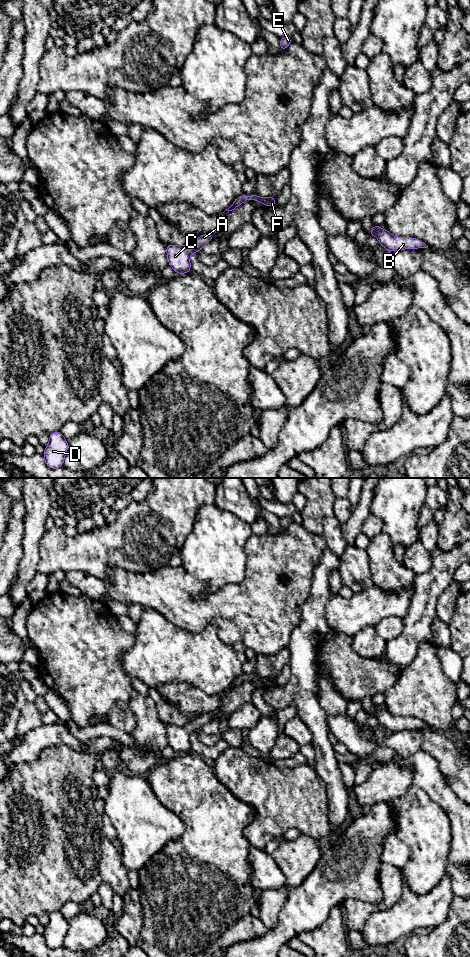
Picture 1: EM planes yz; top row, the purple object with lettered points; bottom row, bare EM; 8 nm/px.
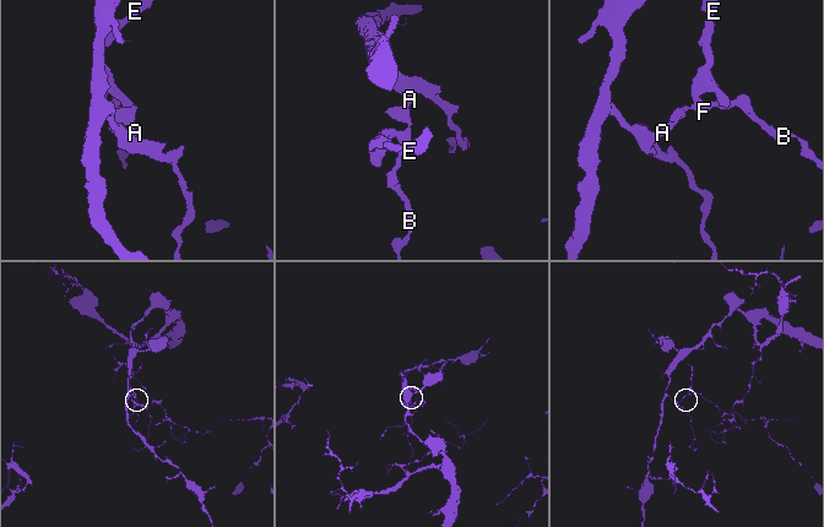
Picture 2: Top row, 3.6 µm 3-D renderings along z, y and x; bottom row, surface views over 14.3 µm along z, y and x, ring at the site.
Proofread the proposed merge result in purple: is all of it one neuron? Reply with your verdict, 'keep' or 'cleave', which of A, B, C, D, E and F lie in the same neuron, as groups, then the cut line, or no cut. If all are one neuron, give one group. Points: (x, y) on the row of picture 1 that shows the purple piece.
keep; A B C D E F; no cut

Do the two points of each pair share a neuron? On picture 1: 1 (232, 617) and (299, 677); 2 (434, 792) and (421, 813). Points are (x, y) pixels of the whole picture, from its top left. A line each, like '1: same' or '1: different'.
1: different
2: different

